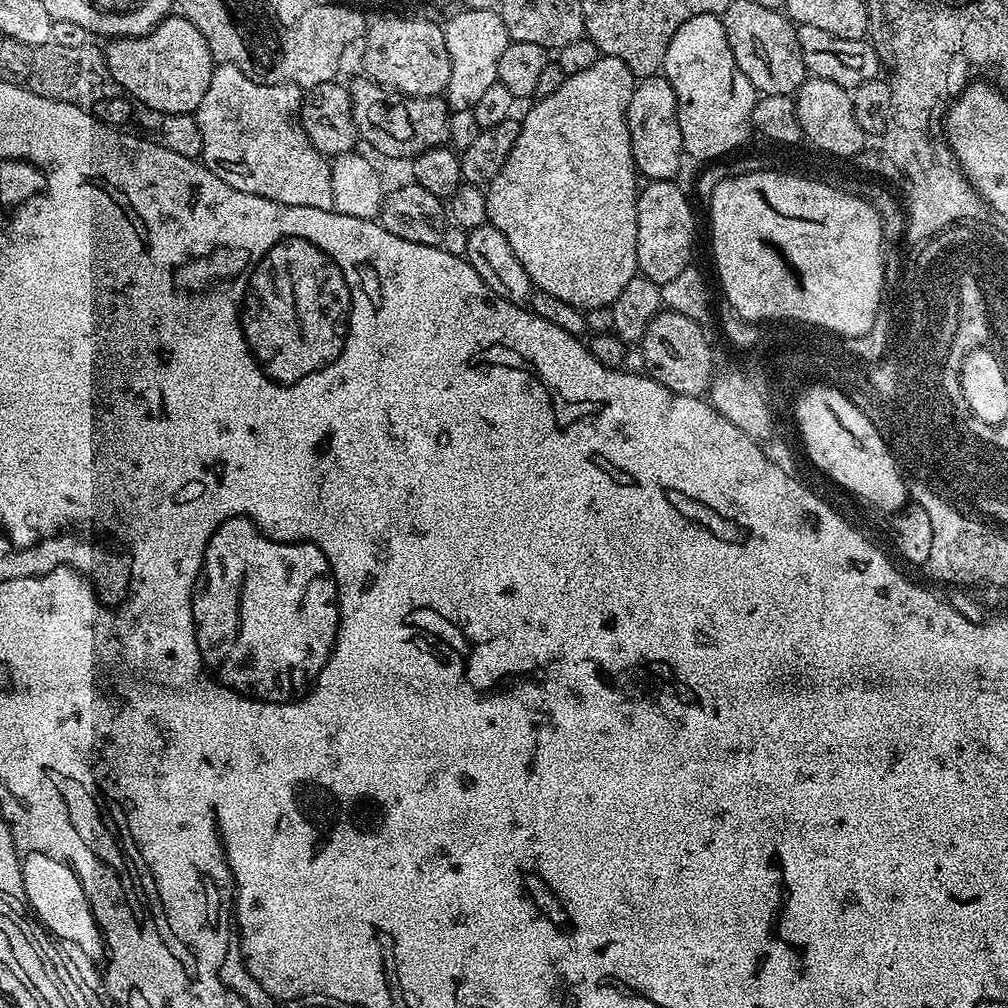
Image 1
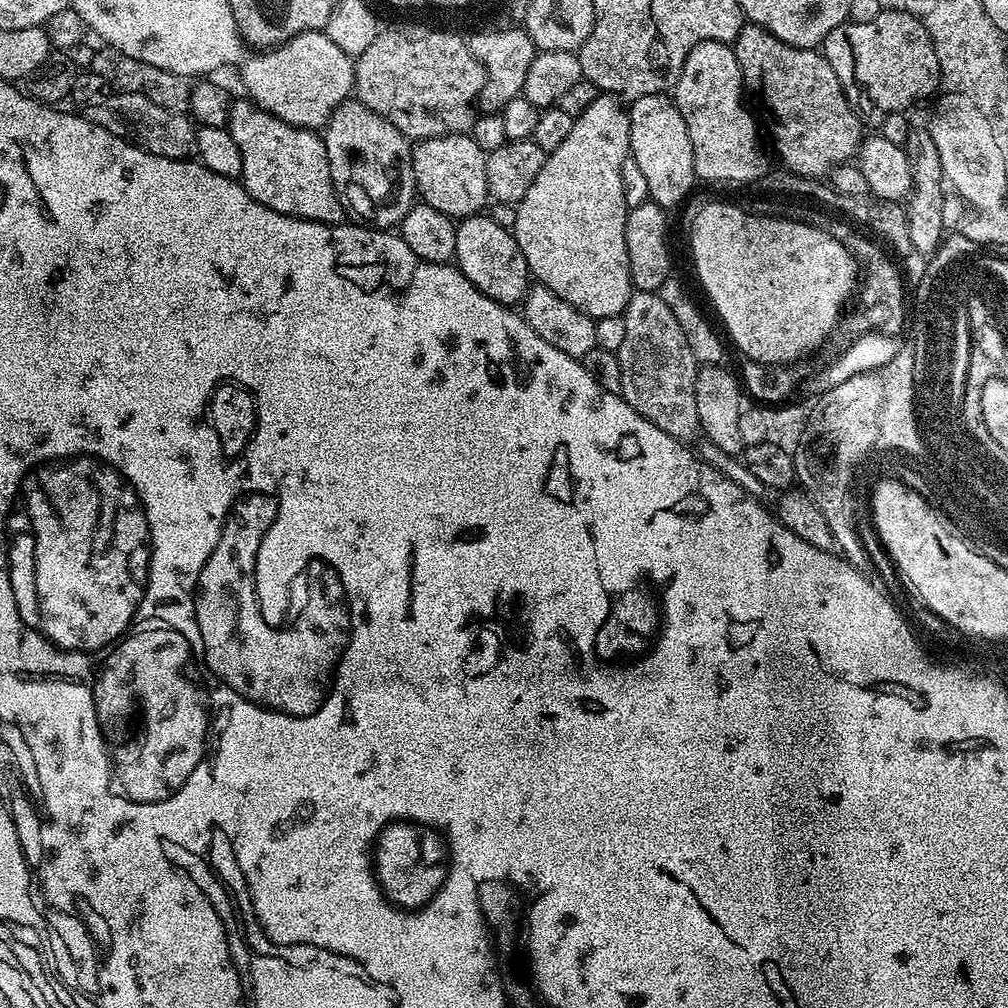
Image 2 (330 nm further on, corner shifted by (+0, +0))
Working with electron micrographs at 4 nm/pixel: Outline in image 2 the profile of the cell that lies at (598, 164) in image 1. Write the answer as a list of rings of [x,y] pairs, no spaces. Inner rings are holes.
[[[602,94],[598,98],[594,98],[594,102],[590,102],[590,106],[586,106],[586,110],[582,110],[580,116],[573,119],[570,134],[566,134],[562,146],[558,146],[558,150],[545,155],[542,170],[538,170],[538,178],[534,178],[530,190],[526,190],[526,194],[521,198],[519,204],[515,205],[517,222],[514,227],[514,235],[522,254],[526,258],[529,273],[539,283],[546,285],[550,290],[554,290],[554,294],[558,294],[558,298],[562,298],[562,302],[570,302],[570,306],[574,306],[574,310],[591,316],[595,321],[621,315],[634,291],[630,278],[630,258],[626,254],[626,218],[628,217],[630,199],[628,200],[627,194],[624,193],[624,163],[627,165],[629,160],[630,122],[625,105],[615,96]]]

